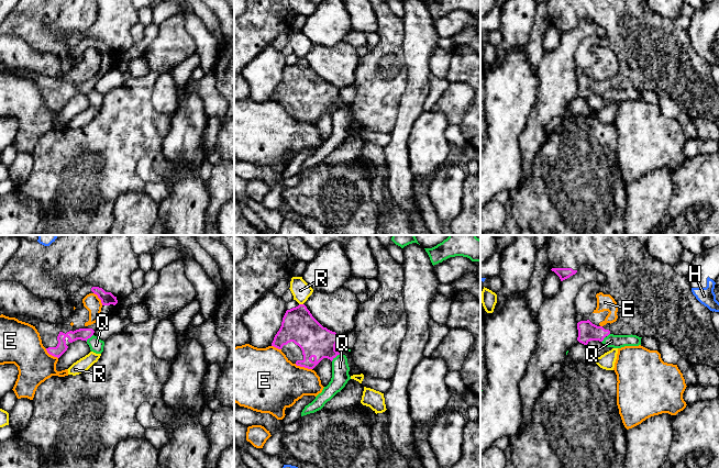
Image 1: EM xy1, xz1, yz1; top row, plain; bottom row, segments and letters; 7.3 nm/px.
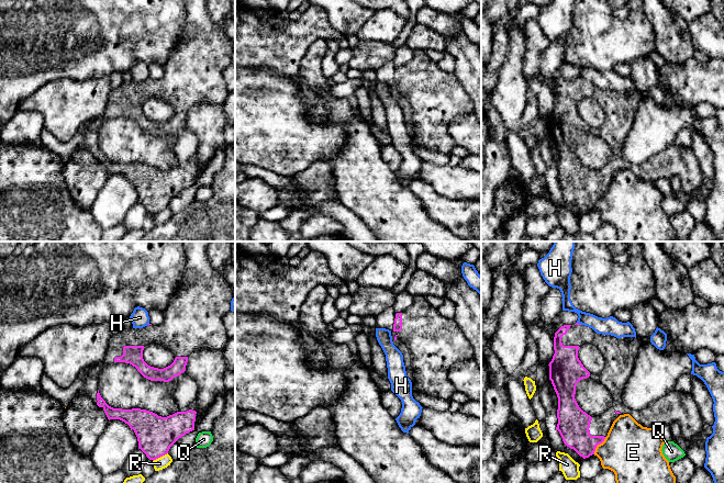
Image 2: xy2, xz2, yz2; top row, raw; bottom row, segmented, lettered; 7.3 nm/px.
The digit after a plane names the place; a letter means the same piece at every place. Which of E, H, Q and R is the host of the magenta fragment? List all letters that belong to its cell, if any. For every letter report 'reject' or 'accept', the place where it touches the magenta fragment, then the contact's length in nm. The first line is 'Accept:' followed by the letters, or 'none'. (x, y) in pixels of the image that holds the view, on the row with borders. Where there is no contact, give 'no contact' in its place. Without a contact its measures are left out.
Accept: none
E: reject; meets magenta in yz2 at (598, 444); contact 160 nm long
H: reject; meets magenta in yz2 at (579, 324); contact 40 nm long
Q: reject; meets magenta in xz1 at (335, 356); contact 90 nm long
R: reject; meets magenta in xy2 at (159, 457); contact 130 nm long

